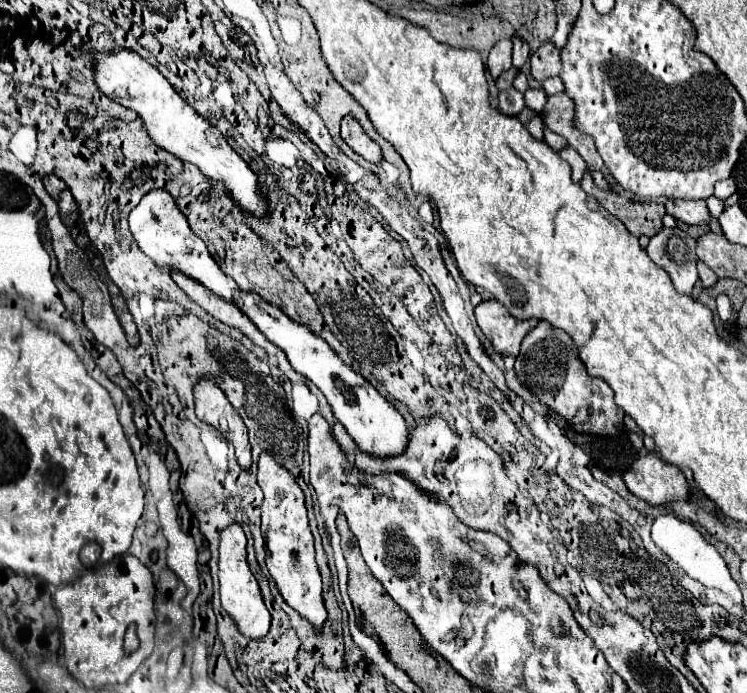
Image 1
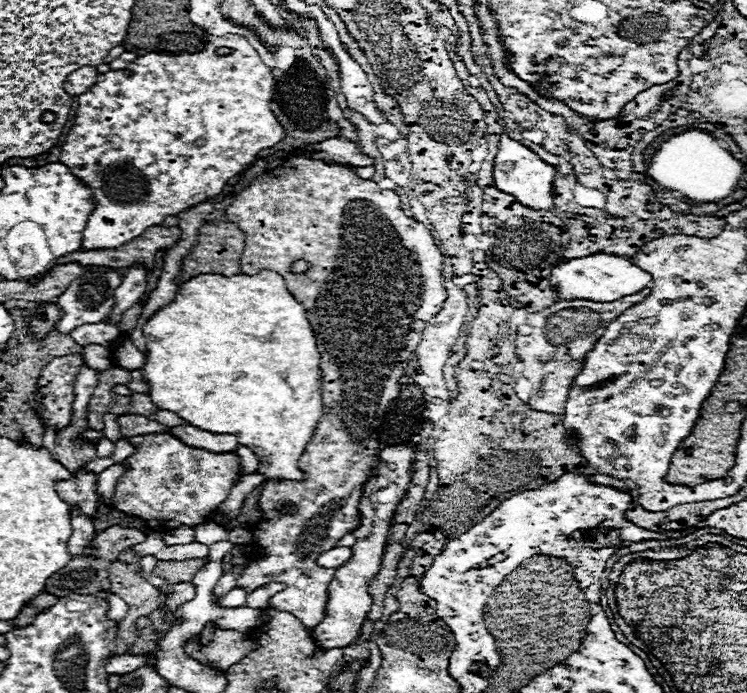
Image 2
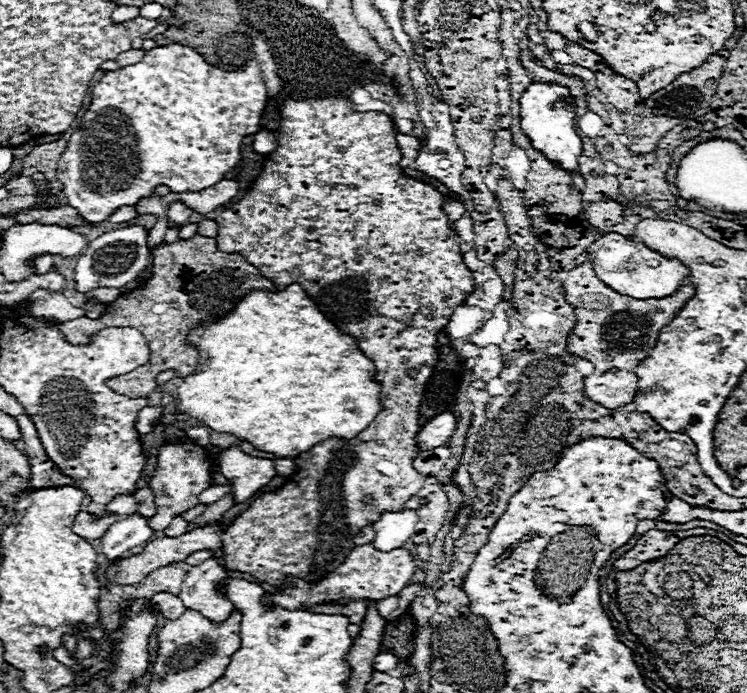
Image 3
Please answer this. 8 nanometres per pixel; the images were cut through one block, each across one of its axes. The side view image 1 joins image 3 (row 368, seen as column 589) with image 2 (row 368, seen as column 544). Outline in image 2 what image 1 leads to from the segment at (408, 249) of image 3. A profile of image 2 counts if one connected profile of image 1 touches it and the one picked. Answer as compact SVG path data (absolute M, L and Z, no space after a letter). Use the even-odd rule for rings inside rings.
M294 154L280 168L254 178L226 208L226 218L246 234L240 272L254 276L268 268L282 274L286 278L286 288L306 308L310 326L316 334L318 352L322 354L324 416L298 464L304 472L304 480L268 480L264 484L258 498L262 518L250 528L252 544L248 544L256 556L236 580L236 586L244 588L246 594L270 582L284 582L286 588L268 600L268 608L290 612L312 630L324 618L328 584L336 574L334 568L322 568L316 558L322 552L332 550L342 536L358 528L358 504L364 494L364 484L374 476L378 450L384 448L378 434L384 414L390 402L400 394L404 366L422 342L424 328L442 310L442 304L448 298L442 276L442 254L436 248L430 230L404 214L402 200L394 190L380 190L374 180L360 178L348 164L330 164L308 158L306 154ZM298 258L308 260L310 270L294 276L288 268L290 262ZM284 506L294 506L294 514L282 514L280 508Z

